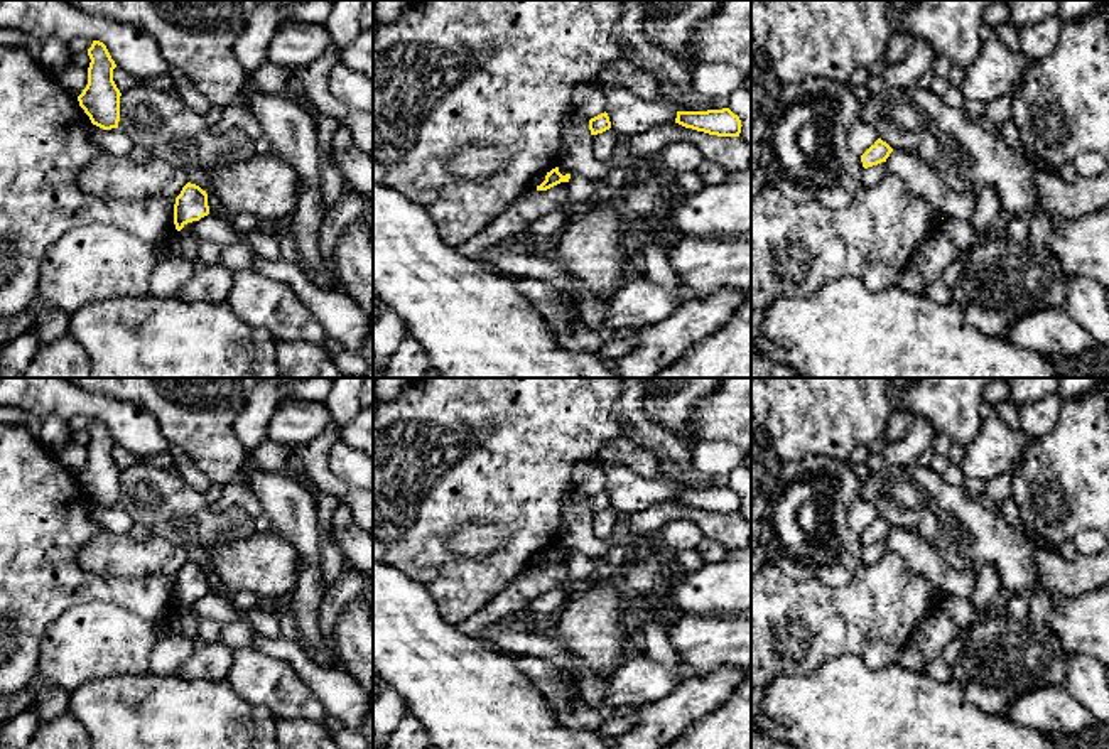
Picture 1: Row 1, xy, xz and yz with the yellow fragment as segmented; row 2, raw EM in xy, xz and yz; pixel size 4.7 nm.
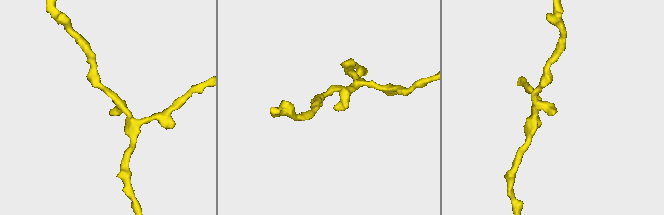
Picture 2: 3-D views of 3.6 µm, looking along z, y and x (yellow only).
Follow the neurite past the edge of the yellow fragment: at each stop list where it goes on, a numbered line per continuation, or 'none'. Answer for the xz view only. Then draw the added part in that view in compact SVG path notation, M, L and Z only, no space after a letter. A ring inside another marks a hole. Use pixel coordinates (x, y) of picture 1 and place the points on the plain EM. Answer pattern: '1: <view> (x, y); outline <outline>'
none

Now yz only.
none

